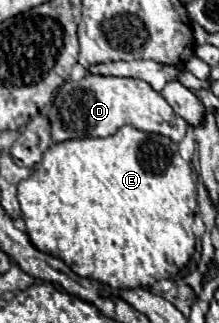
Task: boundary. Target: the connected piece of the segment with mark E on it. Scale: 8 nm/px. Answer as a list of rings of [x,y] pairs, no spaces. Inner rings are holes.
[[[123,126],[113,136],[107,136],[107,138],[73,138],[59,144],[51,144],[47,152],[43,154],[39,168],[33,170],[33,174],[27,180],[19,182],[19,204],[23,210],[23,220],[27,226],[29,240],[33,242],[35,248],[61,258],[75,274],[97,280],[109,288],[149,288],[161,278],[175,276],[191,260],[195,252],[195,236],[191,228],[193,228],[195,210],[197,210],[197,186],[193,180],[191,162],[179,156],[177,144],[171,138],[161,134],[147,134],[133,126]]]

